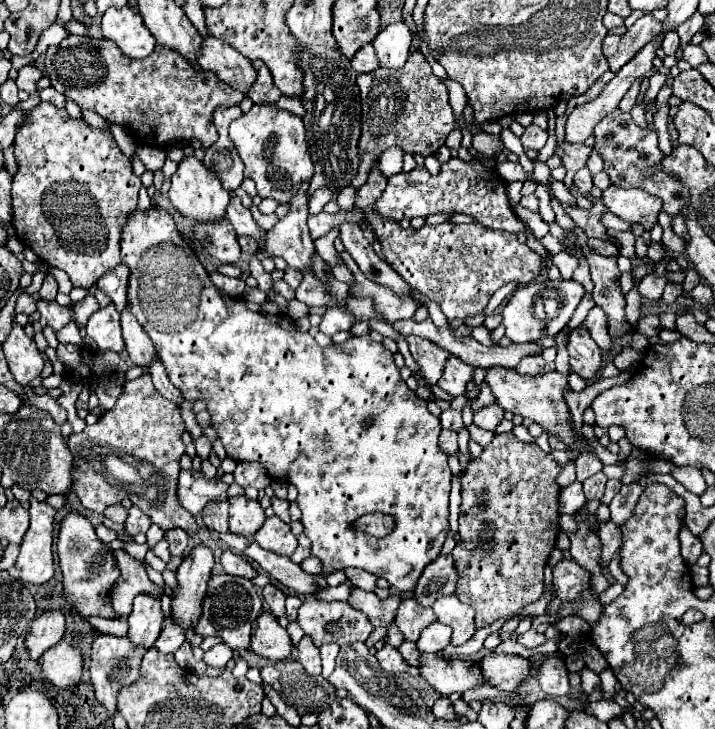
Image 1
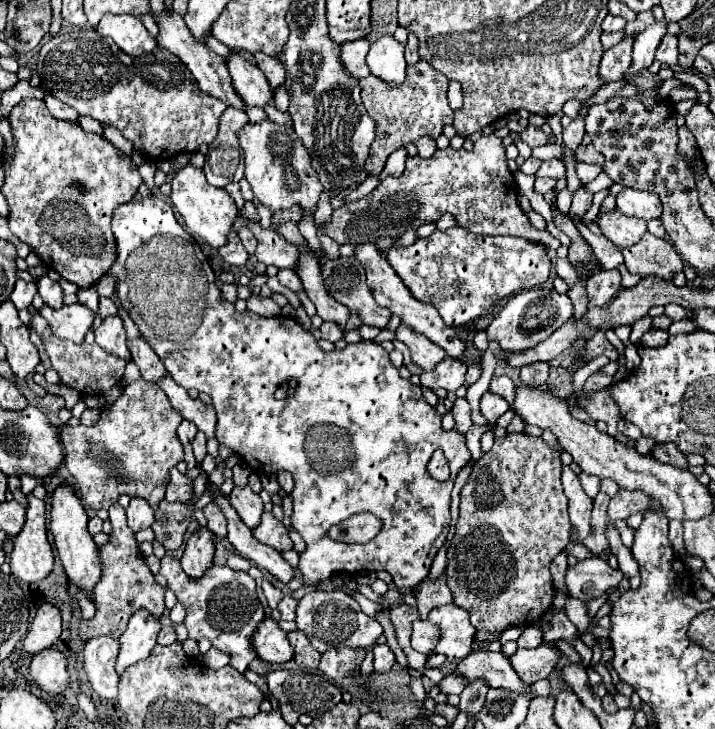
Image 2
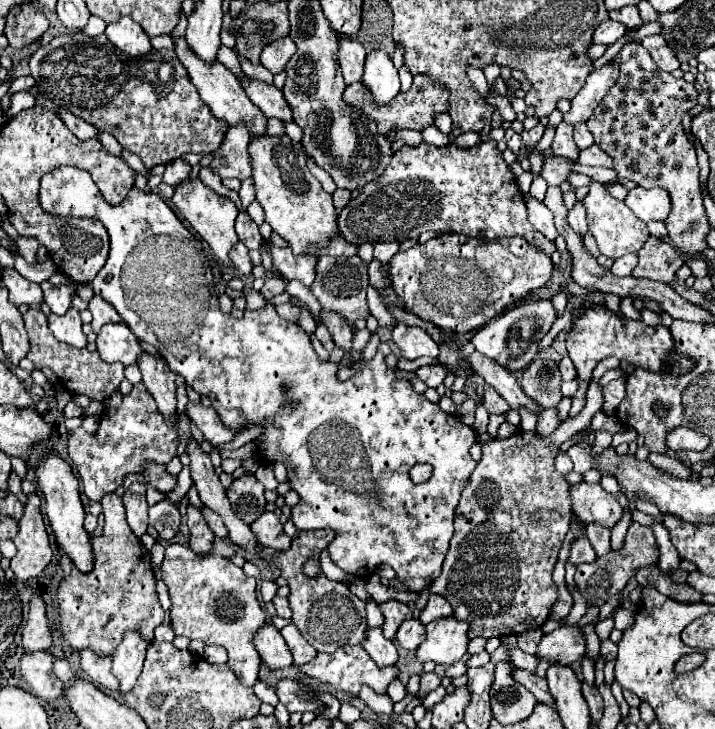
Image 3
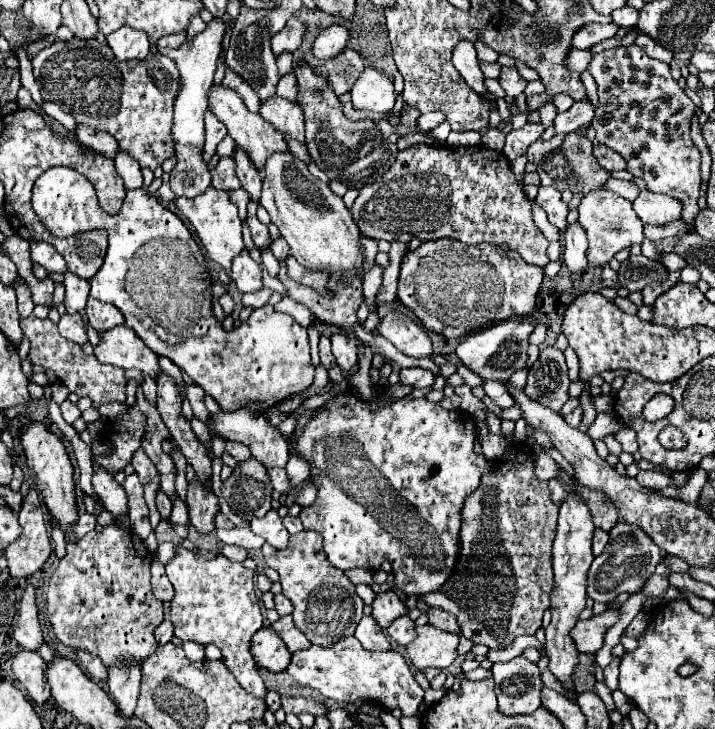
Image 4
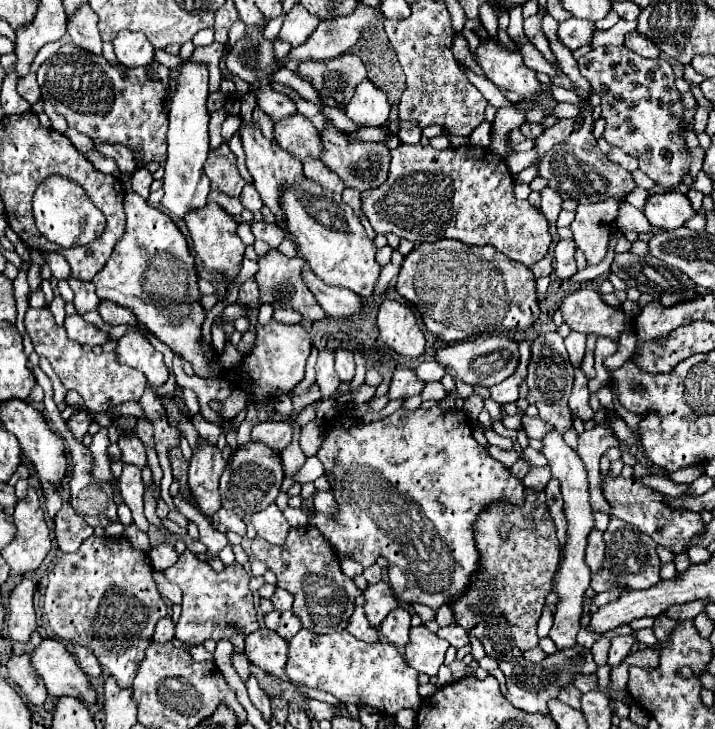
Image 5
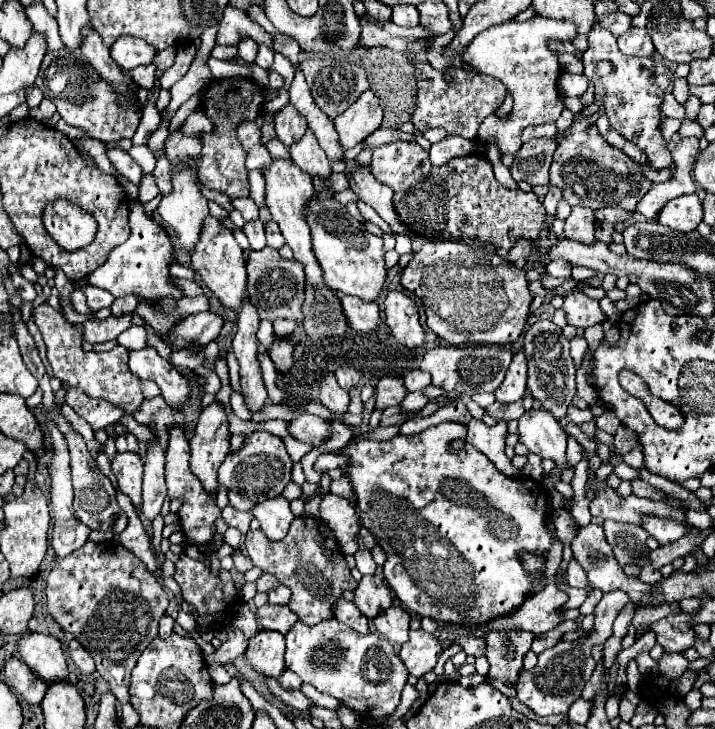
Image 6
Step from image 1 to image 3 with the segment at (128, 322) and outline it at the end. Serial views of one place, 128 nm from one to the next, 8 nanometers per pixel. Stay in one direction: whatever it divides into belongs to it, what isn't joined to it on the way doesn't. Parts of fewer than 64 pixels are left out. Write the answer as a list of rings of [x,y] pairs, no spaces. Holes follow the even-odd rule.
[[[142,352],[138,356],[138,366],[142,372],[142,382],[146,390],[154,396],[160,412],[166,416],[168,424],[176,426],[176,374],[170,372],[166,360],[162,356],[152,356]]]

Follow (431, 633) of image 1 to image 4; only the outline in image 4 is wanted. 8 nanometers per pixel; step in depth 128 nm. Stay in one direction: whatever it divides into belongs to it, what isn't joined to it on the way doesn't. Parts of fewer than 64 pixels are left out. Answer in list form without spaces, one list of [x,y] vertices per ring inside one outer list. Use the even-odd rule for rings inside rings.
[[[408,616],[396,618],[394,624],[386,630],[386,636],[392,638],[394,642],[398,642],[400,646],[408,646],[414,638],[416,638],[416,630],[414,630],[414,620]]]

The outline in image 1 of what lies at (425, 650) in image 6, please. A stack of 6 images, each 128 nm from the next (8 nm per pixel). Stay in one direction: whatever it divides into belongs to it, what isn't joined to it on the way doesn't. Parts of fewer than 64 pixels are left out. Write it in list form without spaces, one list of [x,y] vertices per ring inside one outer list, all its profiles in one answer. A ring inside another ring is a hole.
[[[456,594],[438,598],[432,608],[434,608],[436,616],[438,616],[438,622],[448,624],[454,630],[452,632],[452,644],[454,646],[464,644],[464,642],[468,642],[474,636],[474,632],[476,632],[474,608],[462,604],[456,598]]]

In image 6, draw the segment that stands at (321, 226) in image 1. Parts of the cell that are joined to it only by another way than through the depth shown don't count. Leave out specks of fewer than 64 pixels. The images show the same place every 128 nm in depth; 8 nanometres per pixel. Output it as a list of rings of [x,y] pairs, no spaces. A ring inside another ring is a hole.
[[[396,140],[392,144],[384,144],[374,150],[372,174],[394,190],[392,202],[394,202],[398,220],[418,236],[440,238],[440,240],[444,240],[444,238],[446,240],[466,240],[466,238],[476,240],[478,238],[482,242],[486,240],[486,242],[494,244],[498,250],[506,250],[506,252],[510,248],[514,248],[514,242],[520,238],[530,240],[530,242],[540,240],[540,230],[544,226],[546,212],[544,212],[544,206],[536,200],[536,194],[522,192],[518,188],[516,190],[504,188],[494,178],[490,162],[480,154],[452,158],[444,166],[434,166],[428,158],[428,152],[422,150],[416,142]]]

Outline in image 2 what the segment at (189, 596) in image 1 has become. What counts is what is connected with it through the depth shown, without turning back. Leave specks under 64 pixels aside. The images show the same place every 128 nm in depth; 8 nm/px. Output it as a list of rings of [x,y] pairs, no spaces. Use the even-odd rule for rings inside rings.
[[[200,528],[200,532],[192,534],[190,540],[186,542],[186,550],[182,554],[182,570],[190,578],[200,578],[204,572],[212,566],[214,558],[214,534],[208,532],[206,528]]]

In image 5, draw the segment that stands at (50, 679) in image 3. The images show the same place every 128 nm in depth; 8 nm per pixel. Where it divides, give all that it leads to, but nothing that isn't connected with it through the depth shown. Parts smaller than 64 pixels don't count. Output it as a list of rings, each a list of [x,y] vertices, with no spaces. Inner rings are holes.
[[[30,654],[12,656],[6,666],[8,666],[10,680],[20,688],[20,692],[24,694],[26,700],[30,700],[32,704],[42,704],[48,698],[48,692],[46,692],[42,680],[38,678],[36,670],[32,668]]]

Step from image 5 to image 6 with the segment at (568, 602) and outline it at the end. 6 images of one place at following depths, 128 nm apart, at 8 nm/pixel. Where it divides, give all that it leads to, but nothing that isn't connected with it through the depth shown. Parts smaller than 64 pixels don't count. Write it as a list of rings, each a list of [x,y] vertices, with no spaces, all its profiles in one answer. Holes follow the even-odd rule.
[[[528,410],[520,418],[520,442],[540,458],[554,460],[556,470],[572,468],[566,458],[566,432],[544,410]]]

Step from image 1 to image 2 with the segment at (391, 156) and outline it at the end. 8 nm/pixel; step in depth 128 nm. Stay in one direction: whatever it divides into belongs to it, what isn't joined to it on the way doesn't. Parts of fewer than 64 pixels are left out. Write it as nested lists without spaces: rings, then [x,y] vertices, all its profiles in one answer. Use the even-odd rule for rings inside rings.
[[[368,177],[362,184],[355,188],[344,200],[346,203],[359,200],[364,196],[367,196],[380,184],[378,177]]]

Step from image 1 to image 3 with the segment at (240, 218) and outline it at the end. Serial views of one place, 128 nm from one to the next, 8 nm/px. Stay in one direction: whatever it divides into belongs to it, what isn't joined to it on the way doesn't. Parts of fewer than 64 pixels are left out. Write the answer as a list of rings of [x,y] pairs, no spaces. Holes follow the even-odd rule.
[[[268,244],[268,252],[272,256],[273,268],[280,272],[284,278],[300,280],[306,288],[314,282],[316,274],[316,258],[310,254],[294,256],[290,248],[278,248],[274,244]],[[306,309],[301,310],[298,324],[308,335],[312,335],[315,333],[316,322],[311,316],[310,312]]]

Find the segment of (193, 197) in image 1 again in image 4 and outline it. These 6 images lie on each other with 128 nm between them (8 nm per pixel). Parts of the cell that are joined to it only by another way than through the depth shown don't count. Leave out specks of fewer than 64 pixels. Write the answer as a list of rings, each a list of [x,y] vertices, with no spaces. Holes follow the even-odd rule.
[[[206,110],[204,114],[205,121],[205,145],[203,150],[203,158],[209,162],[211,157],[216,153],[217,145],[227,135],[227,128],[220,122],[210,110]],[[210,186],[206,192],[202,192],[202,194],[194,196],[194,198],[184,198],[184,196],[178,198],[176,206],[190,220],[190,224],[194,226],[198,238],[202,240],[204,248],[208,250],[208,256],[214,262],[224,264],[226,268],[230,268],[234,256],[238,256],[244,250],[242,220],[238,218],[238,208],[230,202],[230,194]]]

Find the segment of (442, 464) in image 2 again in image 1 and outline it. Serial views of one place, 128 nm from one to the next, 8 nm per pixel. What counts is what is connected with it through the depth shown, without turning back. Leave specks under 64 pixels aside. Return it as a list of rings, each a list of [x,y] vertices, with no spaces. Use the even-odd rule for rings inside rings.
[[[442,430],[438,438],[439,448],[447,454],[452,456],[458,452],[458,446],[456,446],[456,432],[454,430]]]

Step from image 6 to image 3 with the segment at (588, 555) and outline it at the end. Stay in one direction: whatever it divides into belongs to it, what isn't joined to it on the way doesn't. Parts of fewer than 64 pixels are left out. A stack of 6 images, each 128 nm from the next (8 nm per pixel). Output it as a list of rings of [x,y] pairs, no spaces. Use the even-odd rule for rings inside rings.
[[[586,524],[586,536],[596,550],[596,556],[601,557],[610,552],[610,530],[600,524]]]

